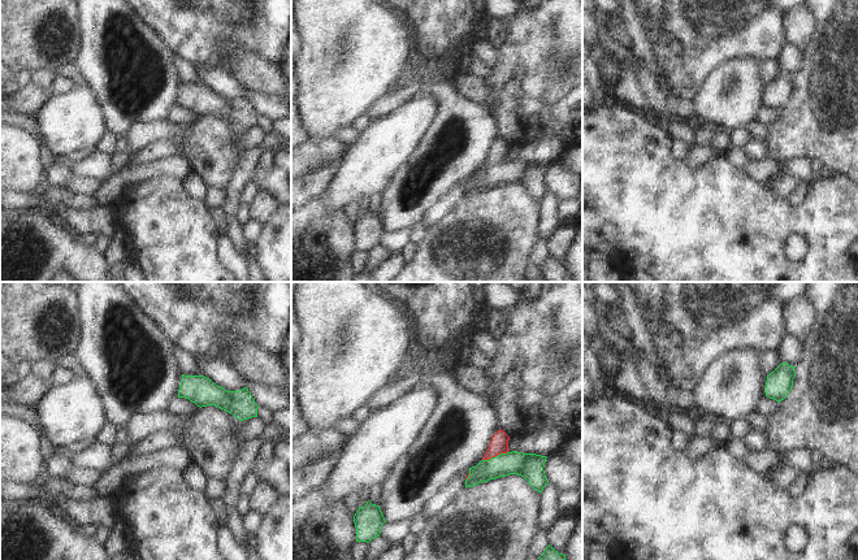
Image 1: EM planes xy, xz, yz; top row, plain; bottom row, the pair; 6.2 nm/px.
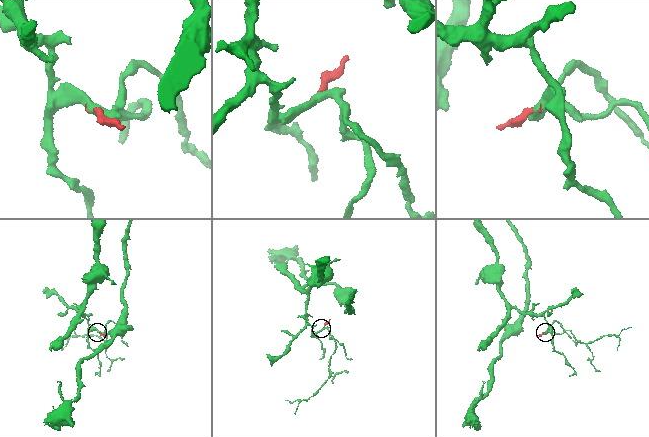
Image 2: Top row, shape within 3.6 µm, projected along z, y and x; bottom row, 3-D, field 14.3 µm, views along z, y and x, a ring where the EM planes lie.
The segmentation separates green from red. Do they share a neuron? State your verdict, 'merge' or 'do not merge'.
merge

